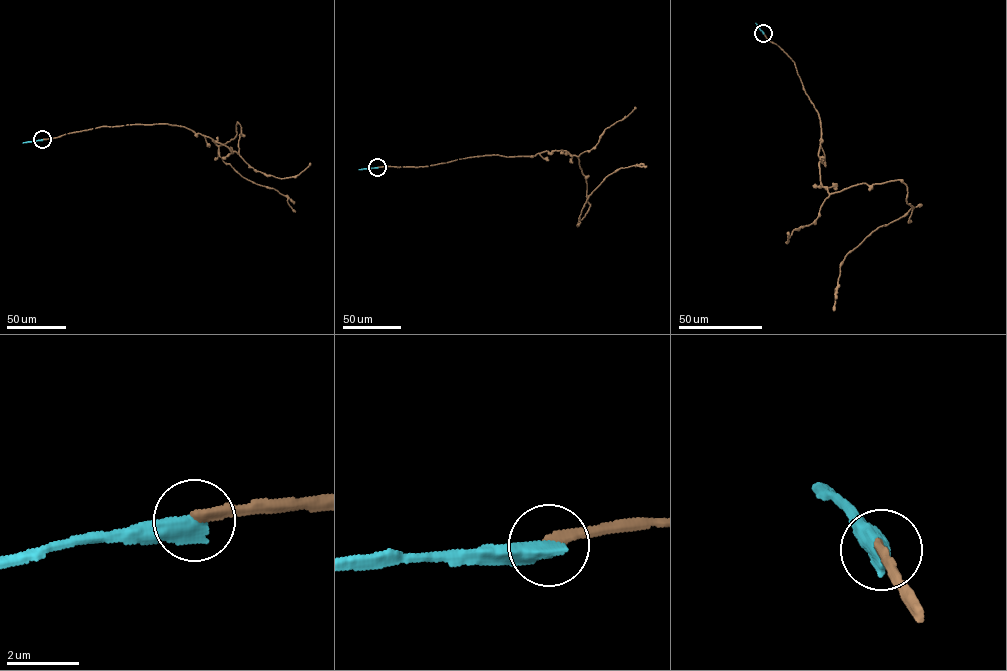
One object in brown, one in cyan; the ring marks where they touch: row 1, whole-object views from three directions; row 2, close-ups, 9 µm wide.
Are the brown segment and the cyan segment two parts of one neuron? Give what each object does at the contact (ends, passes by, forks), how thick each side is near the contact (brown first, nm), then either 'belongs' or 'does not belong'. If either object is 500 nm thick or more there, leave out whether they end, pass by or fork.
calibres 240 and 550 nm; does not belong

